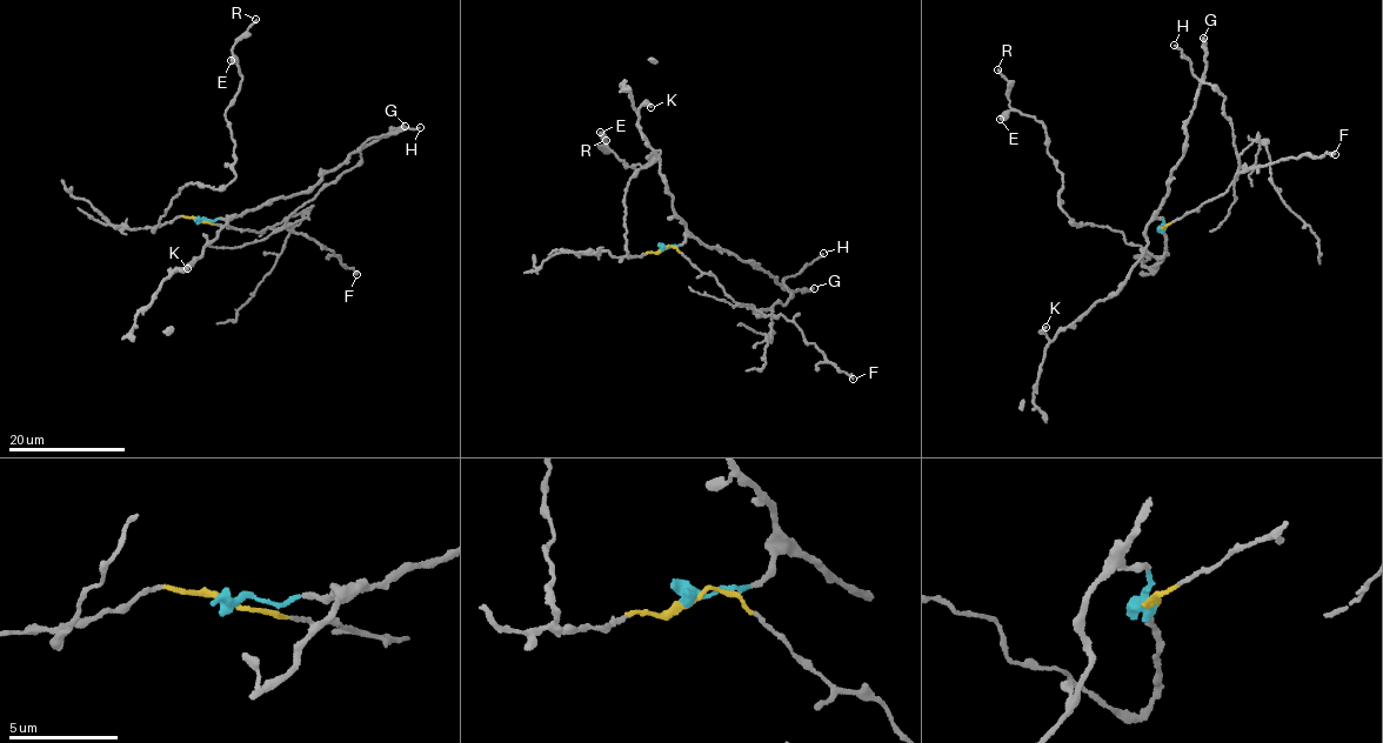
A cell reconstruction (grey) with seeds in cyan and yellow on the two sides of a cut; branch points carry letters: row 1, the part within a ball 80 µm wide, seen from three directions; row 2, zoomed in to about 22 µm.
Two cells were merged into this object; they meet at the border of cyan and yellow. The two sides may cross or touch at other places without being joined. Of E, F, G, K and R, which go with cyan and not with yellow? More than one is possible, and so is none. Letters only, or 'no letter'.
G, K

